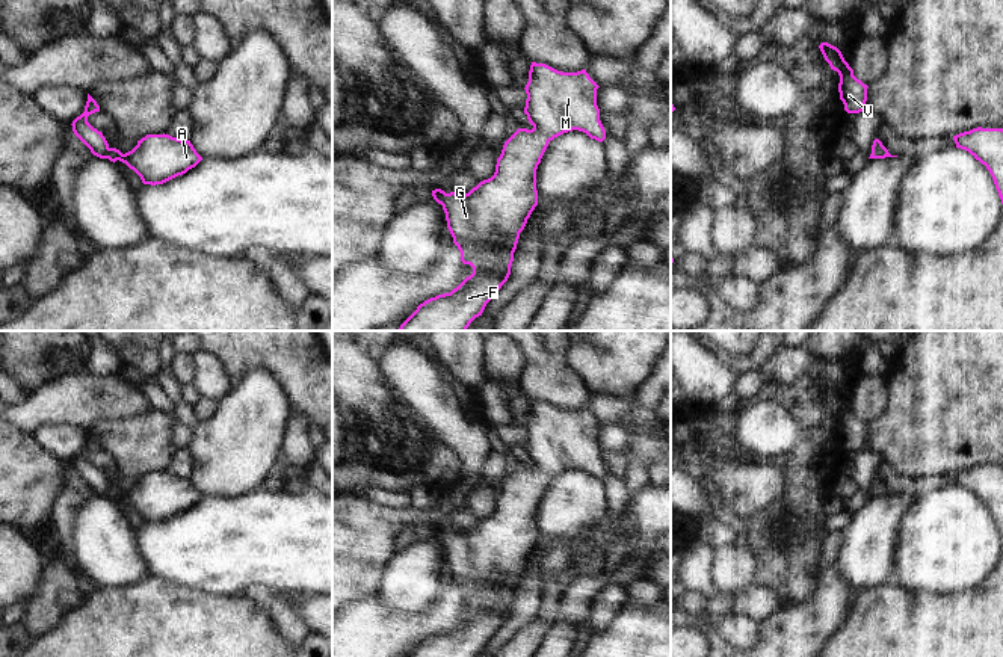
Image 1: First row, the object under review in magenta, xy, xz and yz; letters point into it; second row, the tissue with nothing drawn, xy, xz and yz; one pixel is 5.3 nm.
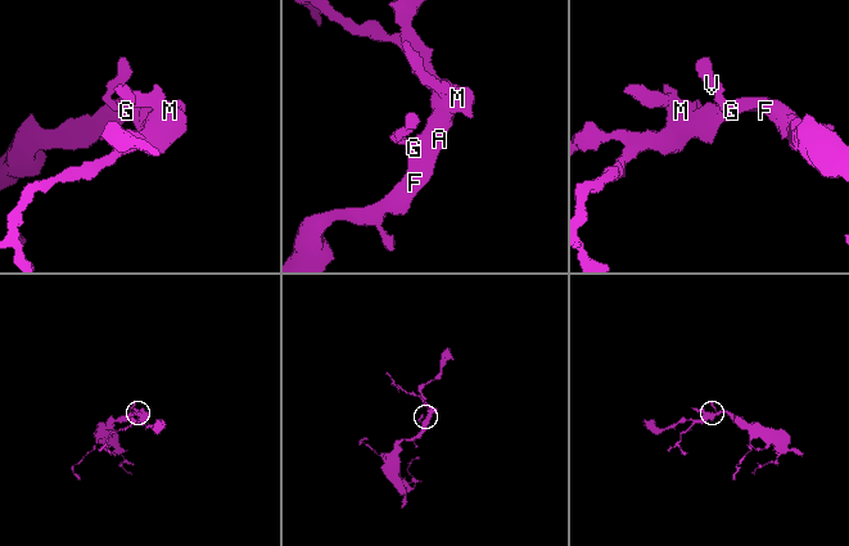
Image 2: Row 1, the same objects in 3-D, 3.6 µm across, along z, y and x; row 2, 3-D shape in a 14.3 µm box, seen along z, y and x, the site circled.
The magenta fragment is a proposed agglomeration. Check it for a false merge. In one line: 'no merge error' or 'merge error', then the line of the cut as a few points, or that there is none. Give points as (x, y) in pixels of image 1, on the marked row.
no merge error | no cut

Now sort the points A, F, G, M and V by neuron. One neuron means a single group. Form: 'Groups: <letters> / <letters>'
Groups: A F G M V.

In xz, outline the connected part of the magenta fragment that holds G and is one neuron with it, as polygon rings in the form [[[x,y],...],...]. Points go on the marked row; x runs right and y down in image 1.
[[[532,62],[524,88],[527,94],[524,113],[533,128],[518,128],[505,142],[494,175],[480,181],[468,193],[432,190],[434,199],[443,205],[447,228],[461,252],[461,261],[470,264],[473,273],[450,293],[420,304],[399,331],[467,331],[470,323],[482,316],[486,304],[508,281],[520,233],[538,205],[536,169],[548,142],[572,130],[583,131],[598,142],[606,139],[597,106],[598,88],[586,69],[562,72],[545,63]]]

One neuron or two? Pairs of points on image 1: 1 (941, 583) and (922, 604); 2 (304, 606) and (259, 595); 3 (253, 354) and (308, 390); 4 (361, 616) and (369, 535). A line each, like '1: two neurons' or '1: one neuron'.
1: two neurons
2: one neuron
3: one neuron
4: two neurons

